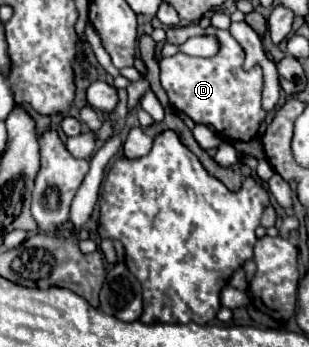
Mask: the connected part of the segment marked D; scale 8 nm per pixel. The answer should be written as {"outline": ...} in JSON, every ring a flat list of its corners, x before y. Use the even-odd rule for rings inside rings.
{"outline":[[197,23,185,25,179,29,167,31,167,43,181,45,189,37,213,35,219,39,219,53,213,57,189,57,185,53,177,53,161,59,161,85,169,95,169,101,189,115,195,123,211,125,217,133,225,135,229,141,251,141,259,125,265,121,267,111,261,105,261,89,263,89,263,71,261,67,253,67,249,71,243,69,243,49,231,37,229,31,223,29,201,29]]}

